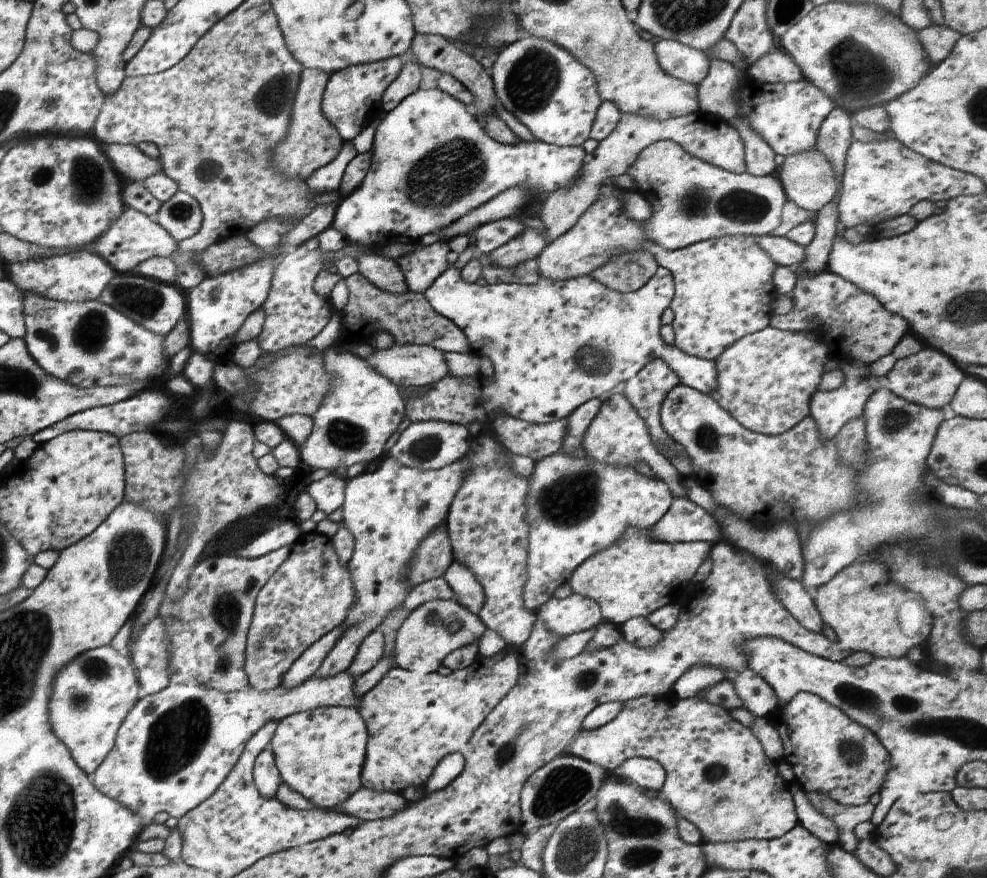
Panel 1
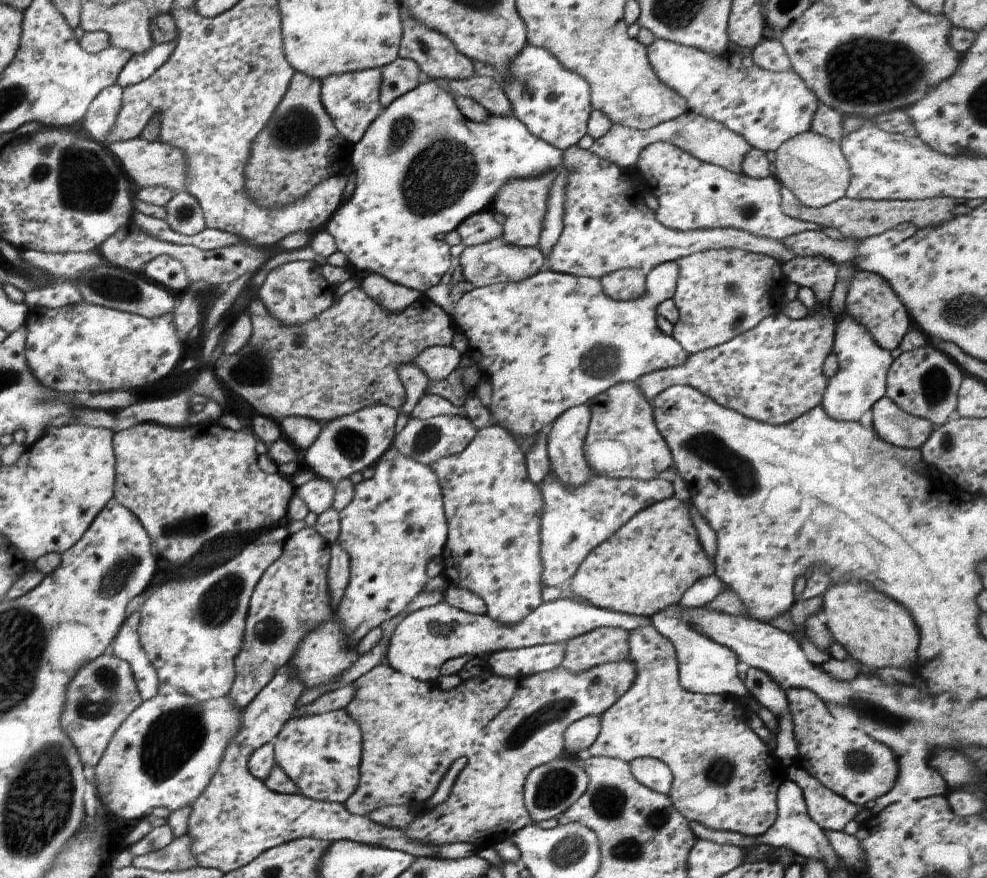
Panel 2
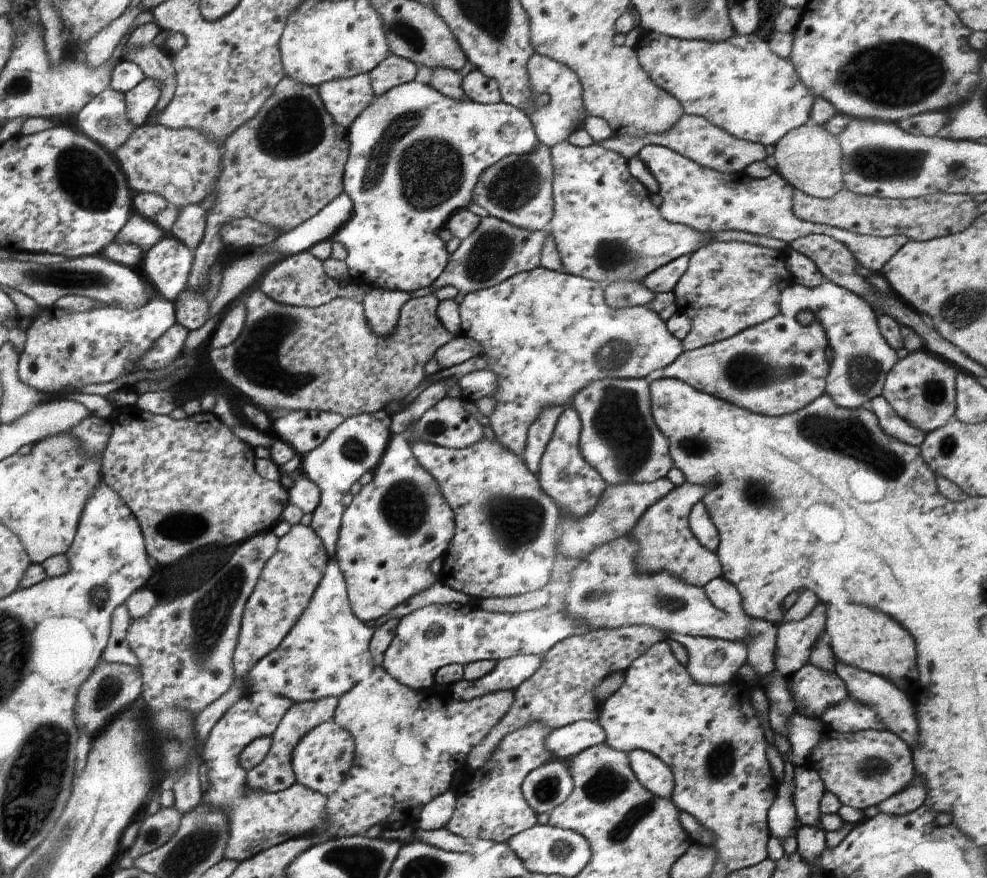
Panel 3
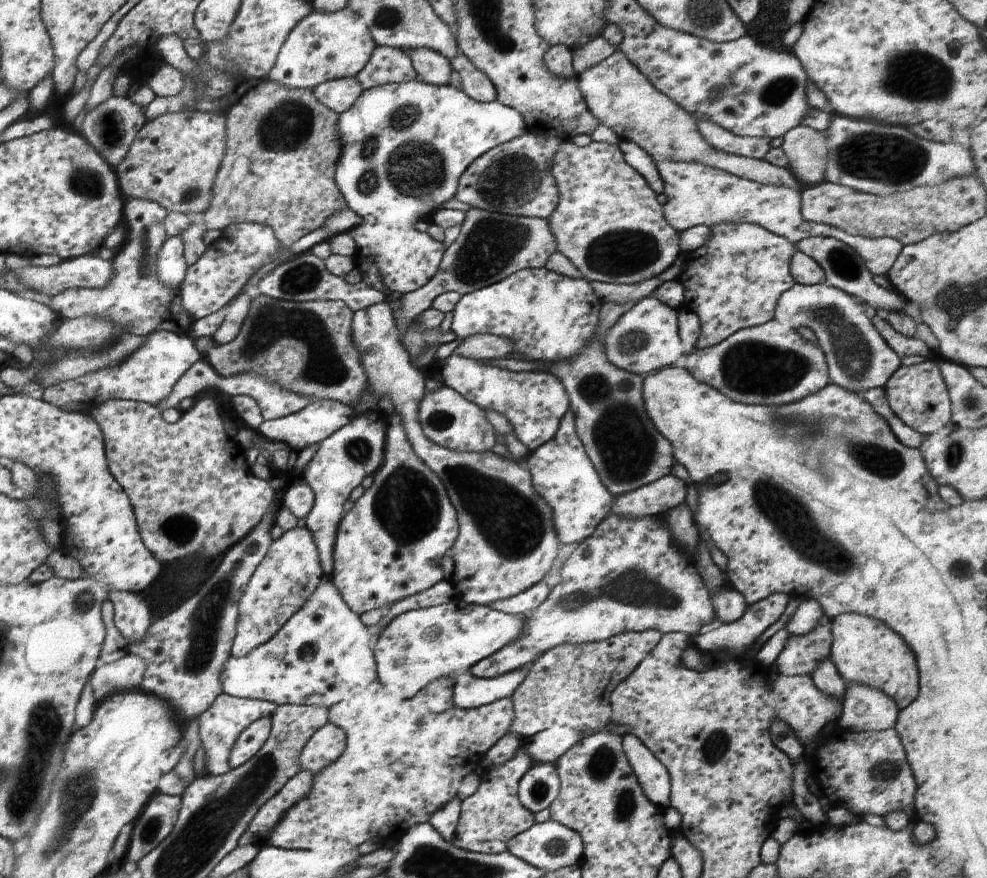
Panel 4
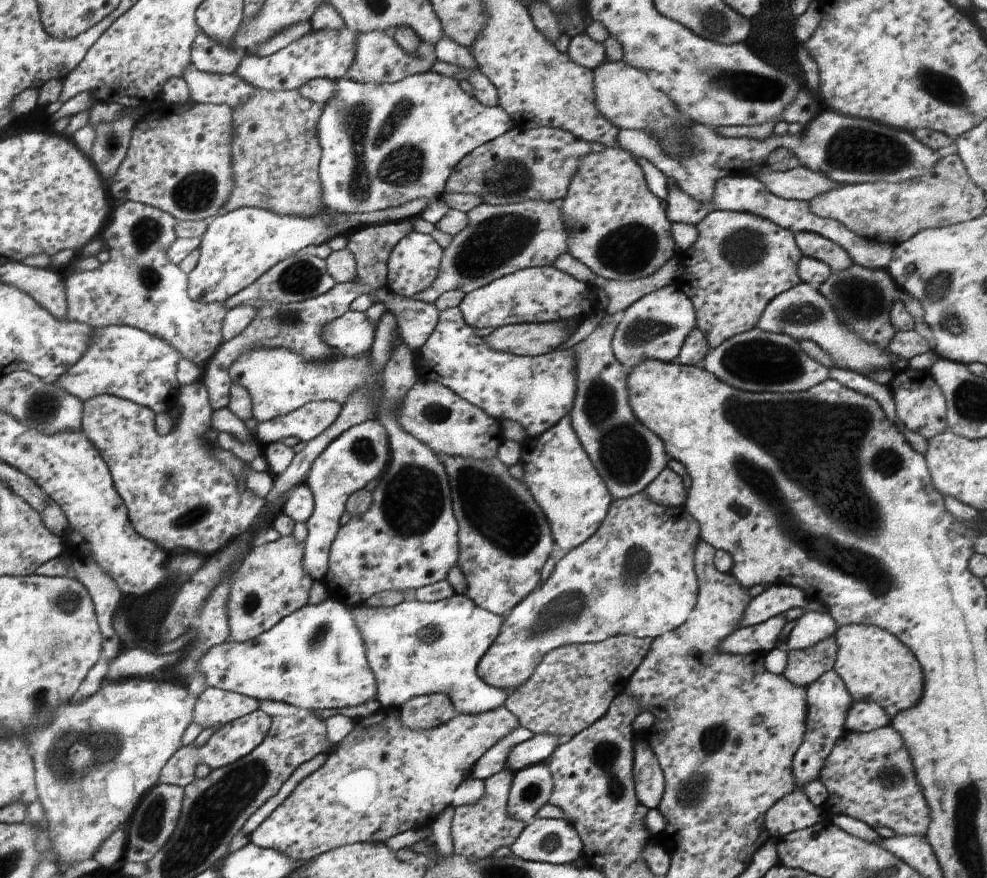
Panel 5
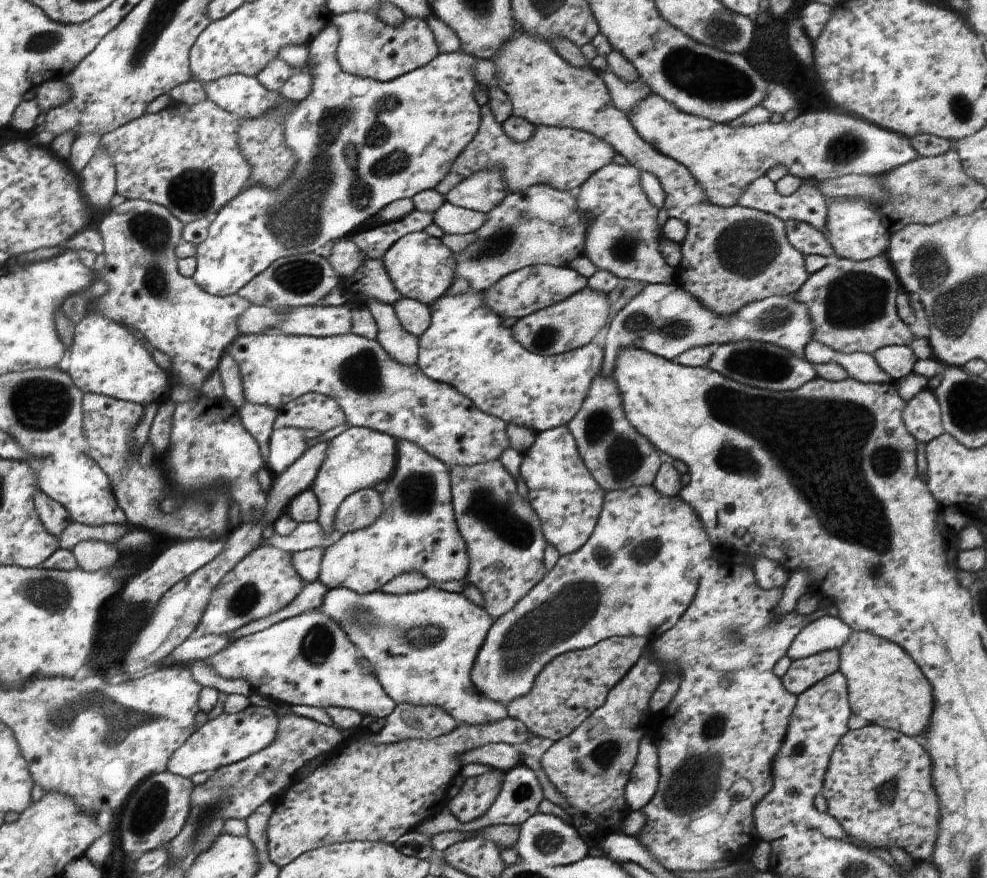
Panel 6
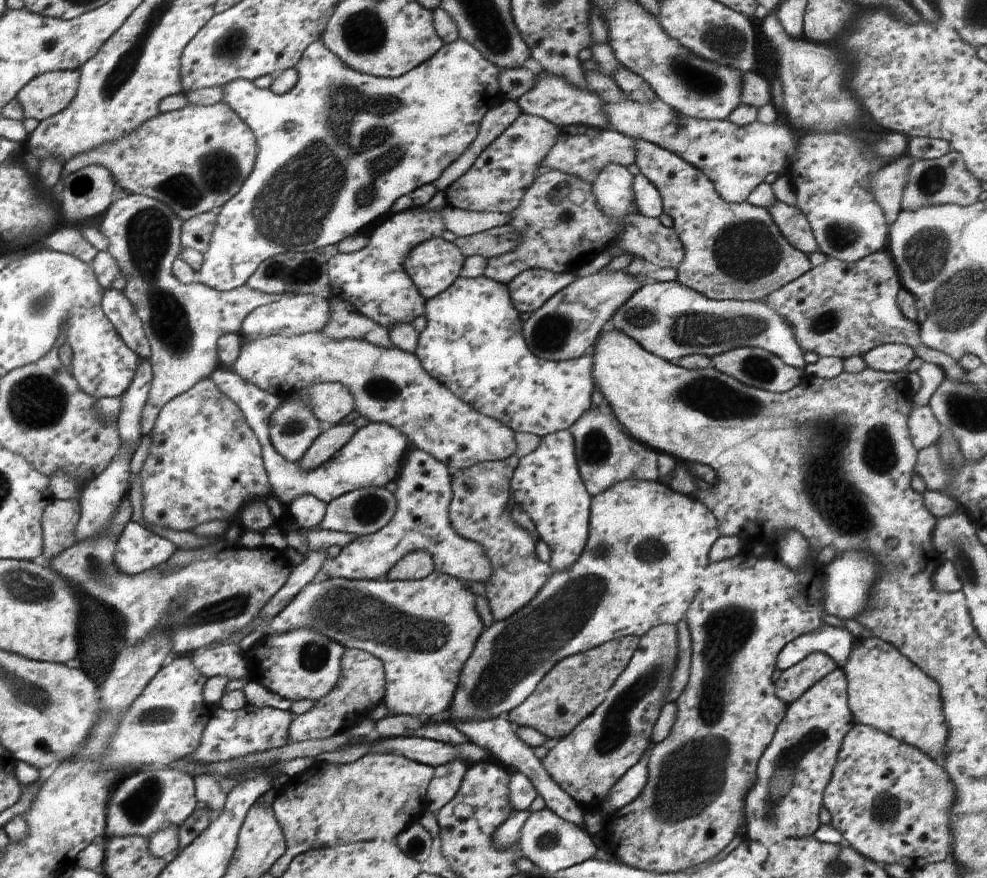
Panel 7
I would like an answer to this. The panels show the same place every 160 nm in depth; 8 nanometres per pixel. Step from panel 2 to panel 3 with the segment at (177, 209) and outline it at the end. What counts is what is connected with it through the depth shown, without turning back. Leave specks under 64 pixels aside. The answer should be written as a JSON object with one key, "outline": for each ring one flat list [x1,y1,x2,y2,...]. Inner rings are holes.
{"outline":[[203,205,184,207,173,222,170,235,185,244,189,251,194,252,206,234,207,215]]}

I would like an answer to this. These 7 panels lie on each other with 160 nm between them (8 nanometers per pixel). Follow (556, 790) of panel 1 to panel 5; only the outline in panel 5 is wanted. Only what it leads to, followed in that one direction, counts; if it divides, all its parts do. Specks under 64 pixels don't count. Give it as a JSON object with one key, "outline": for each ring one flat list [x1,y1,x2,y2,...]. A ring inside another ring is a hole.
{"outline":[[544,763,533,764,515,772,509,787,507,813,525,826,530,824,536,812,549,802,554,788,549,768]]}

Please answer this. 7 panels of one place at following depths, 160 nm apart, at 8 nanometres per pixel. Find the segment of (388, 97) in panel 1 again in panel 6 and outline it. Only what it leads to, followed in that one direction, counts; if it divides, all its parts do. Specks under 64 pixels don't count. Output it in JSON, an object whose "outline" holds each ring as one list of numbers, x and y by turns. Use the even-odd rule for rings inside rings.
{"outline":[[348,12,334,15,333,24,340,32,339,43,335,45,338,65,343,72,353,76,380,82,392,81,426,66,439,54,427,23,410,16,406,16,402,24,390,26,371,12]]}

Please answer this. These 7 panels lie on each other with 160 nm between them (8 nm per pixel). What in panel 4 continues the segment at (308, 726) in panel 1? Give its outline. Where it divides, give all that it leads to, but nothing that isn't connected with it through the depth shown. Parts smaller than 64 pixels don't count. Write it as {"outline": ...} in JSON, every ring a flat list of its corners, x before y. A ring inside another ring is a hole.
{"outline":[[328,721,304,745,299,756,301,768,309,770,314,777,319,775,324,767,339,758,346,743,345,732]]}

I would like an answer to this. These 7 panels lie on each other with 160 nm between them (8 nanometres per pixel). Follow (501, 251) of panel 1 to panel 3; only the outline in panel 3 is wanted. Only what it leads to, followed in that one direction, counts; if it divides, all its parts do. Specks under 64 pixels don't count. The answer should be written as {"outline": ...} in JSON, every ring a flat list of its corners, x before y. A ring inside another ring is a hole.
{"outline":[[538,143,527,155,506,155,491,164,475,184,472,201,490,216,529,231,547,229,553,215,551,150]]}

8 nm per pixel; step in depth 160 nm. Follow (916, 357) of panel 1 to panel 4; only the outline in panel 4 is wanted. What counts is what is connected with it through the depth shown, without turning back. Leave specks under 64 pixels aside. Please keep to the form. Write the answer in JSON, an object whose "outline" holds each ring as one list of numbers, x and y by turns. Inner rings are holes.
{"outline":[[924,360,915,365,900,365,883,386,890,408,910,428,923,436,938,432,951,420,949,392,937,362]]}

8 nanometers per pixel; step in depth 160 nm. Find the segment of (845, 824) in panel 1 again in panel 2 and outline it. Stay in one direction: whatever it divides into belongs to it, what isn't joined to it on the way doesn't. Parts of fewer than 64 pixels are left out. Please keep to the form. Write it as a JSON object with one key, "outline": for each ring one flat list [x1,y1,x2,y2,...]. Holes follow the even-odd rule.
{"outline":[[792,764,791,766,785,768,785,772,787,774,787,780,795,782,800,787,800,790,802,790,808,814,822,830,830,829,833,831,842,831,844,825,847,822,854,820,857,812,860,809,863,809,862,807,851,803,843,796,834,794,834,792,832,792,829,788,822,786,822,784,818,782,817,778,808,774,808,772,806,772,803,768,795,767]]}

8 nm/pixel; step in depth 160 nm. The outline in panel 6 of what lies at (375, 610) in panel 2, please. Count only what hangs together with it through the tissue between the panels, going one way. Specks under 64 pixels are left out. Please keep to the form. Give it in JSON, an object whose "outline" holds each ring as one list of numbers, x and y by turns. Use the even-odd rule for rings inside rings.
{"outline":[[368,298,364,306,368,308,378,325,376,340,382,346,382,350,392,360,396,360,396,364,416,366,419,356,418,338,400,326,392,305],[396,439,397,462,387,487,381,494,382,514,362,530,346,532,338,542,329,546,322,556,318,580,326,588,346,588,356,594,378,592,396,576,406,572,418,572,432,584,449,581,463,581,467,577,470,560,466,544,456,525,451,492,449,468,424,448,408,440]]}

